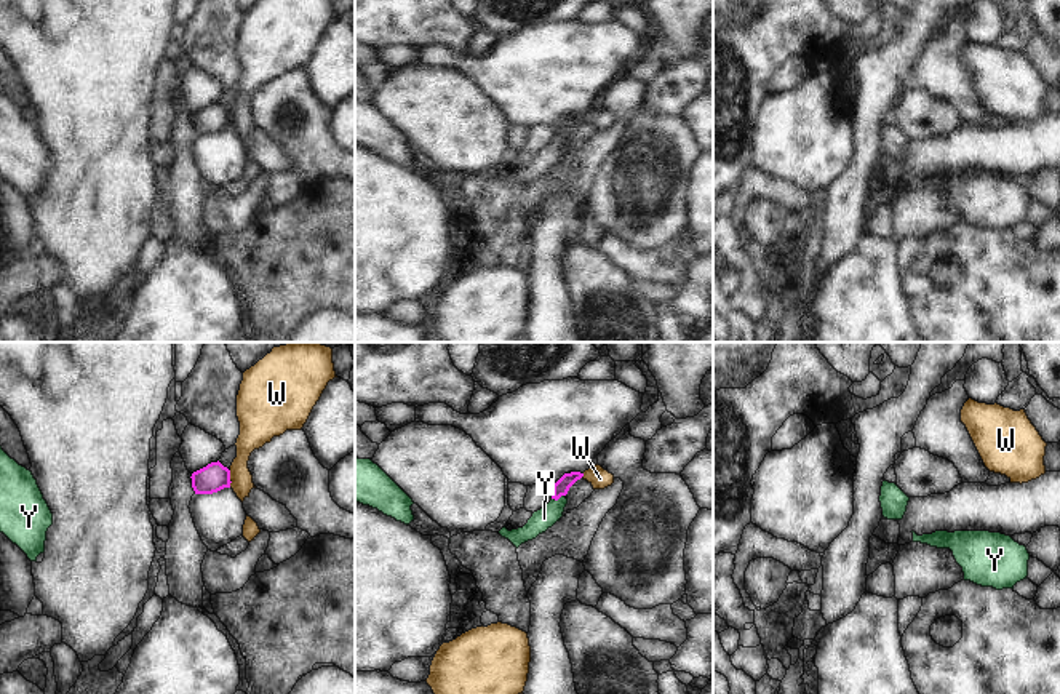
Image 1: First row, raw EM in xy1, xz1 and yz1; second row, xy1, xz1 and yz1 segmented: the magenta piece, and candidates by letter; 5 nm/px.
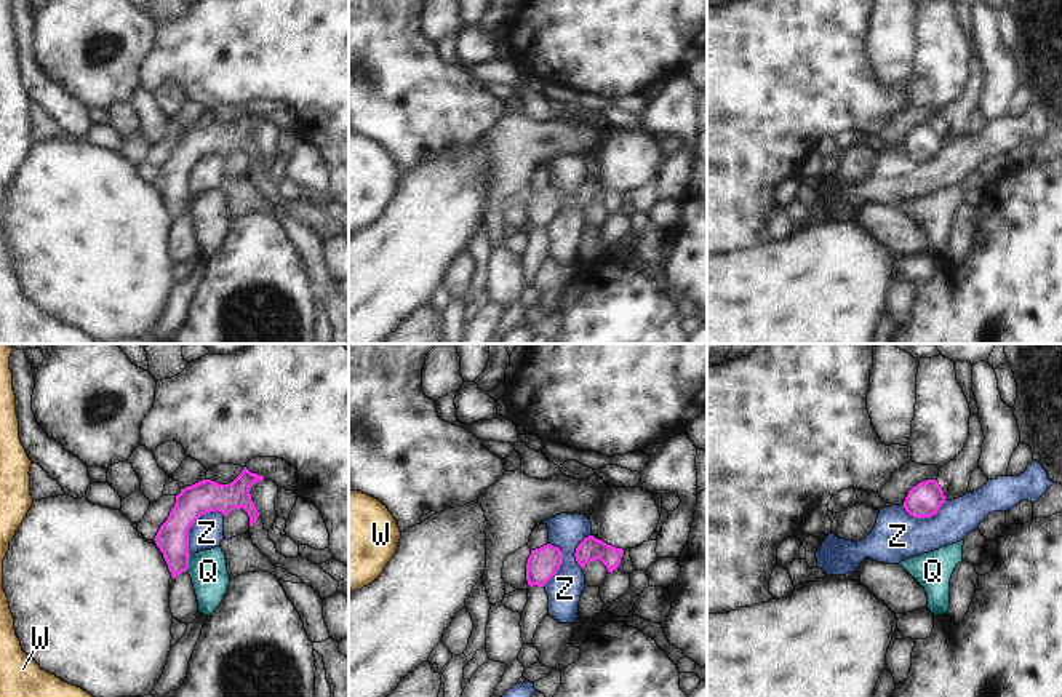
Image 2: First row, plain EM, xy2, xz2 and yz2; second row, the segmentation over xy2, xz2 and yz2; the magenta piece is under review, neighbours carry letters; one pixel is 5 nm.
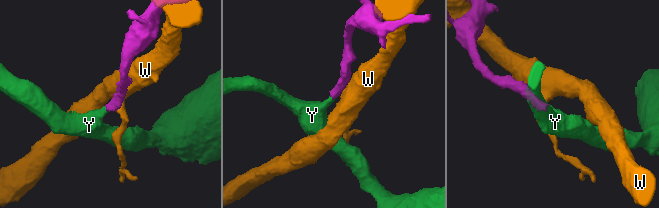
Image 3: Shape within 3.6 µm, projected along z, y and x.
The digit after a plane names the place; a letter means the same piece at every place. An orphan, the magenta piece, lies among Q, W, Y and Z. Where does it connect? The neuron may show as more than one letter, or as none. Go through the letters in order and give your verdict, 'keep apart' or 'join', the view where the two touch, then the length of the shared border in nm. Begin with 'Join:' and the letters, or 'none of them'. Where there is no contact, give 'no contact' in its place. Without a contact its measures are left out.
Join: Y
Q: keep apart; contact in xy2; length 80 nm
W: keep apart; contact in xy1; length 90 nm
Y: join; contact in xz1; length 70 nm
Z: keep apart; contact in xy2; length 280 nm

